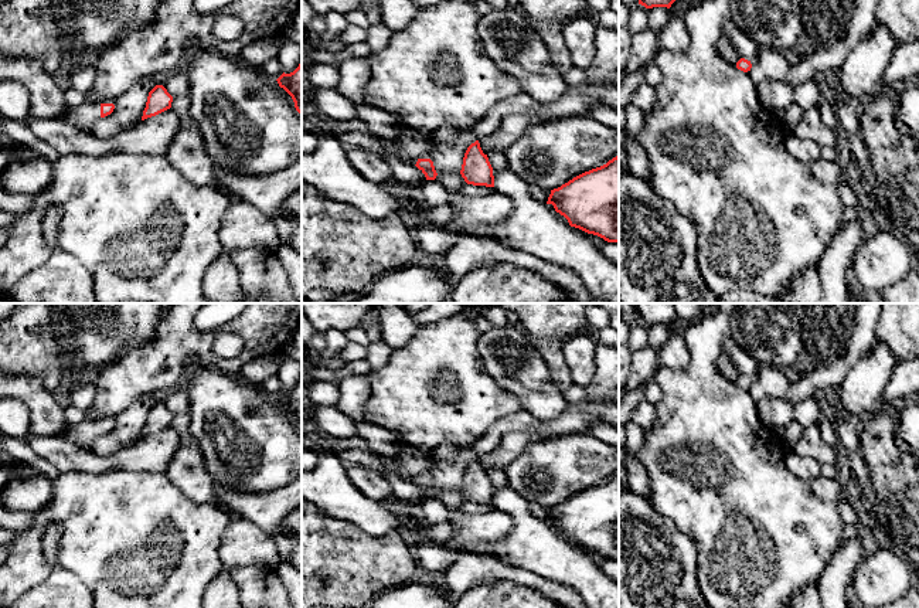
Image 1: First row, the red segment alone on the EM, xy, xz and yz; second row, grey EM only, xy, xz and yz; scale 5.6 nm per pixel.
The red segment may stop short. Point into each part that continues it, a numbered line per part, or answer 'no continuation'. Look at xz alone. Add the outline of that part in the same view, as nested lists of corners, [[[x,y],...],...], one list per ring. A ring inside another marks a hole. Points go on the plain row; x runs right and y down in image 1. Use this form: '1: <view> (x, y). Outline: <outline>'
1: xz (370, 459). Outline: [[[347,449],[347,451],[341,451],[338,454],[338,458],[347,468],[360,465],[360,466],[374,469],[378,472],[381,472],[381,471],[394,472],[398,476],[401,476],[409,482],[416,482],[416,479],[418,479],[418,476],[406,476],[398,471],[398,458],[396,456],[385,458],[372,451]]]

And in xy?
1: xy (84, 434). Outline: [[[84,421],[79,424],[69,424],[62,438],[76,445],[91,448],[93,441],[101,435],[101,421]]]

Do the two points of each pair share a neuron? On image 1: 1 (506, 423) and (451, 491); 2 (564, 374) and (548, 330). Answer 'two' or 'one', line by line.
1: two
2: one

